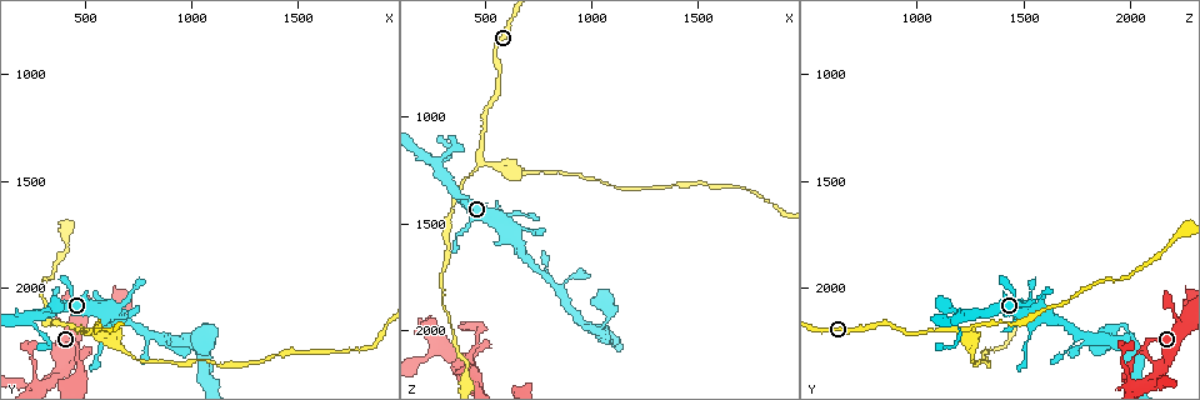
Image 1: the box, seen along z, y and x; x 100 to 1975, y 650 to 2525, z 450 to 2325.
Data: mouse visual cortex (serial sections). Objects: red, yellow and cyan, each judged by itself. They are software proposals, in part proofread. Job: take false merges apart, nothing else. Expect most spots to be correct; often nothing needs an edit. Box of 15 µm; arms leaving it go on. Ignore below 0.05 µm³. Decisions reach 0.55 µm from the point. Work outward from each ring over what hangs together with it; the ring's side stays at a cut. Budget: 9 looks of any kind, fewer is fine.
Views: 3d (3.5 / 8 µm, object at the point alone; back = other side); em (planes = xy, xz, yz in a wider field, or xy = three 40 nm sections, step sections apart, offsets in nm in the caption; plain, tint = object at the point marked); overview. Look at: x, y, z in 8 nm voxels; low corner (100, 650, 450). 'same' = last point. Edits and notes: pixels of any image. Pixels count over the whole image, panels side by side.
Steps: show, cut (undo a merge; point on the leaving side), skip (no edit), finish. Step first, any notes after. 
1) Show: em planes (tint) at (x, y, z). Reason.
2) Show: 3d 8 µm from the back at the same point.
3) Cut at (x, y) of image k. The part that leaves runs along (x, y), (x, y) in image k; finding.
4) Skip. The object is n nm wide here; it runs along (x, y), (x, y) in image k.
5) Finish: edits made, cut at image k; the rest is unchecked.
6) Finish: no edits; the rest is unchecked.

Show: 3d 3.5 µm at (420, 2380, 2130). Calibre changes.

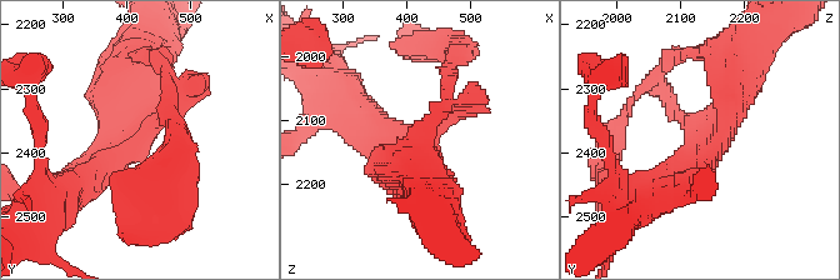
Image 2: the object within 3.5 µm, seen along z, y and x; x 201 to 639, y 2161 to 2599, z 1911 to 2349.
Show: em xy step 1 (tint) at (420, 2370, 2145). Need the tissue.

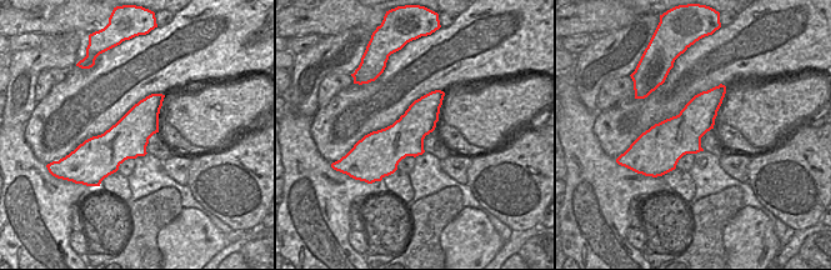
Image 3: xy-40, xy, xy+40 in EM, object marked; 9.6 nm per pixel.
Skip. The object is 360 nm wide here; it runs along (409, 176), (424, 138), (470, 103) in image 2; continuous, no second cell.

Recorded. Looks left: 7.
Show: 3d 8 µm from the back at (360, 2110, 2210). Sudden change in width.

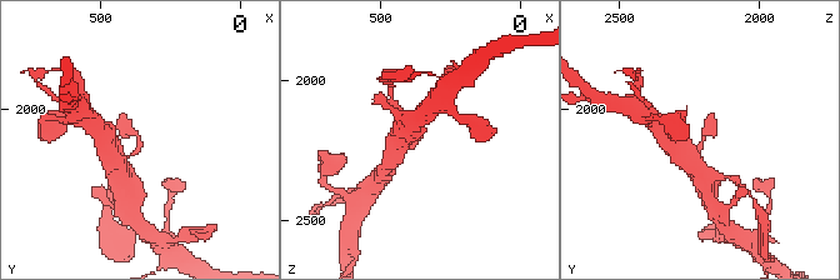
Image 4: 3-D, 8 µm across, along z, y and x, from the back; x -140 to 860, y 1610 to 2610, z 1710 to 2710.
Show: em xy step 3 (tint) at (360, 2120, 2210). Need the tissue.

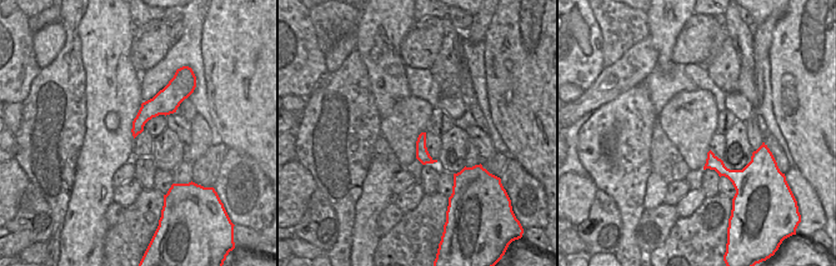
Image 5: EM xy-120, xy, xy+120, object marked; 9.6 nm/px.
Skip. The object is 130 nm wide here; it runs along (698, 169), (693, 155), (711, 116) in image 4; continuous, no second cell.

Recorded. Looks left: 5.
Show: 3d 3.5 µm at (480, 2200, 1200). Thick turns thin.

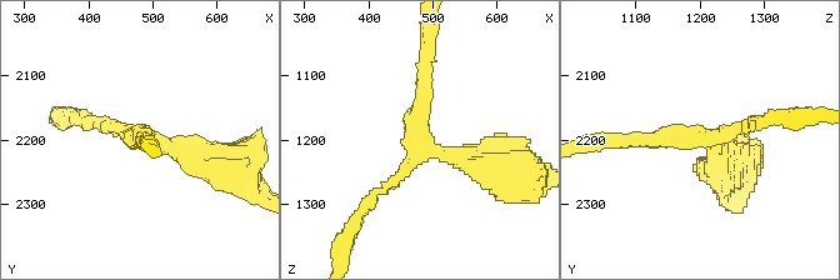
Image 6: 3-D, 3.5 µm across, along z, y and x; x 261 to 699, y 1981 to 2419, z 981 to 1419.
Show: em xy step 3 (tint) at (480, 2185, 1195). 3 arms meet here; the arms are 150, 200, 300 nm wide; now the EM.

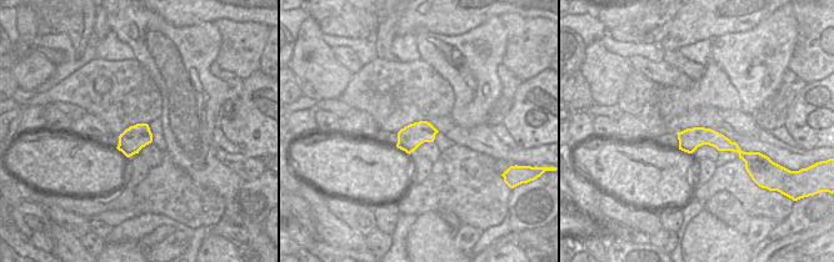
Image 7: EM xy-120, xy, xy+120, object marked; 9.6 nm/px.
Skip. Continuous, no second cell.

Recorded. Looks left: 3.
Show: em xy step 1 (tint) at (280, 2440, 1990). Sharp bend.

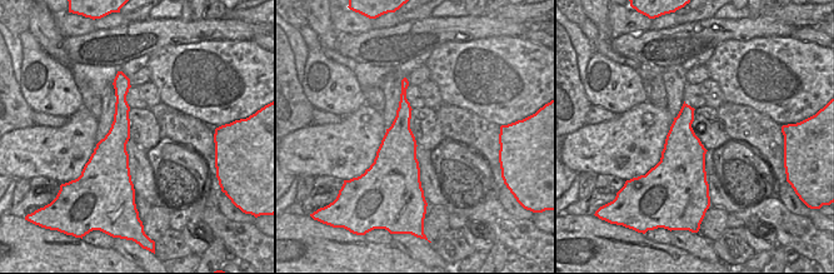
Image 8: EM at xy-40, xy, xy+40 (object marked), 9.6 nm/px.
Show: 3d 3.5 µm from the back at the same point.

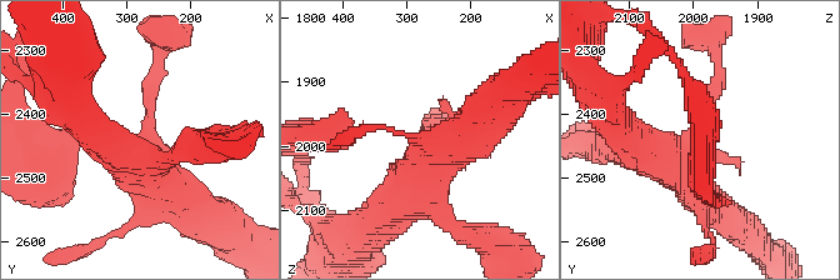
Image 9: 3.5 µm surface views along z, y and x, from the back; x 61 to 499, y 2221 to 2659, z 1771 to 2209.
Skip. It runs along (638, 151), (679, 168), (718, 64) in image 9; all the same cell.

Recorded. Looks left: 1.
Finish: no edits; the rest is unchecked.

